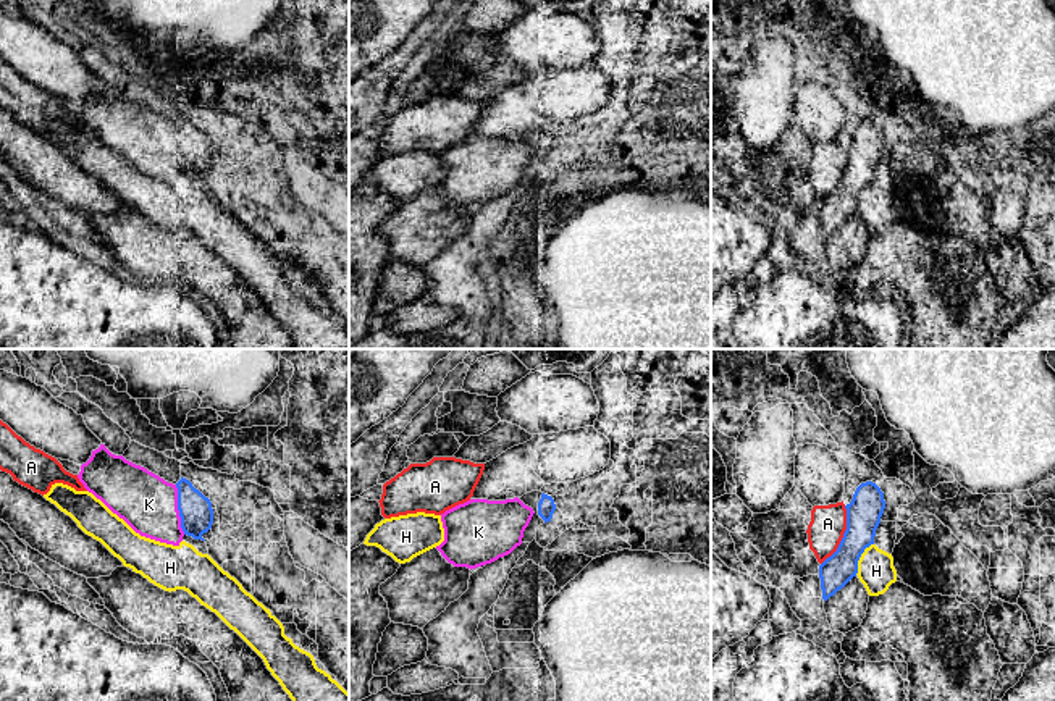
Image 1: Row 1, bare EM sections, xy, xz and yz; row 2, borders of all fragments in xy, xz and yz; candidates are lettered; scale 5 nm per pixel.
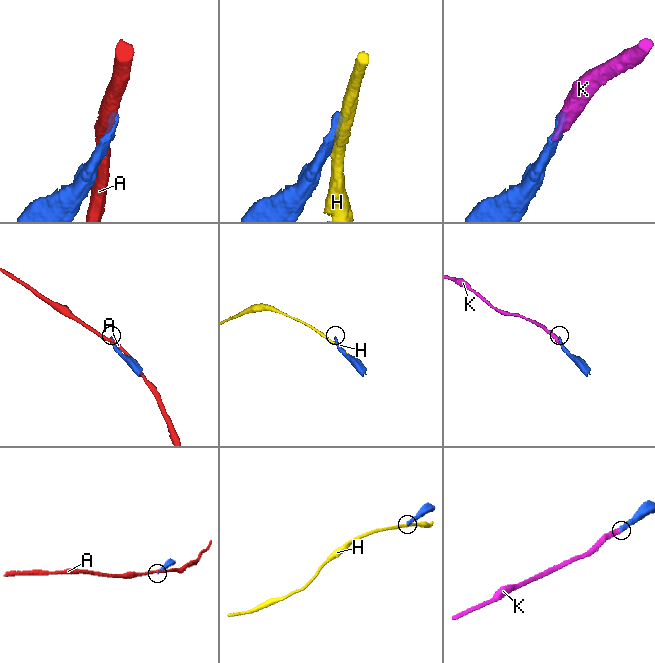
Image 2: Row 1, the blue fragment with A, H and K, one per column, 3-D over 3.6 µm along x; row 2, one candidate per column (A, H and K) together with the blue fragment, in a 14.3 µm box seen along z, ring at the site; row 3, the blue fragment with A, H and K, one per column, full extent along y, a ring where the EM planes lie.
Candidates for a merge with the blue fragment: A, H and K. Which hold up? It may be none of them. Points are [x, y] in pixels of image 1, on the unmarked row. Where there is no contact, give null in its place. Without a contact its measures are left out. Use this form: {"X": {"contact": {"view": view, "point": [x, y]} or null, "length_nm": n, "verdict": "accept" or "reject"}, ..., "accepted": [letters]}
{"A": {"contact": {"view": "yz", "point": [844, 173]}, "length_nm": 320, "verdict": "reject"}, "H": {"contact": {"view": "yz", "point": [860, 194]}, "length_nm": 180, "verdict": "reject"}, "K": {"contact": {"view": "xy", "point": [178, 147]}, "length_nm": 260, "verdict": "accept"}, "accepted": ["K"]}

